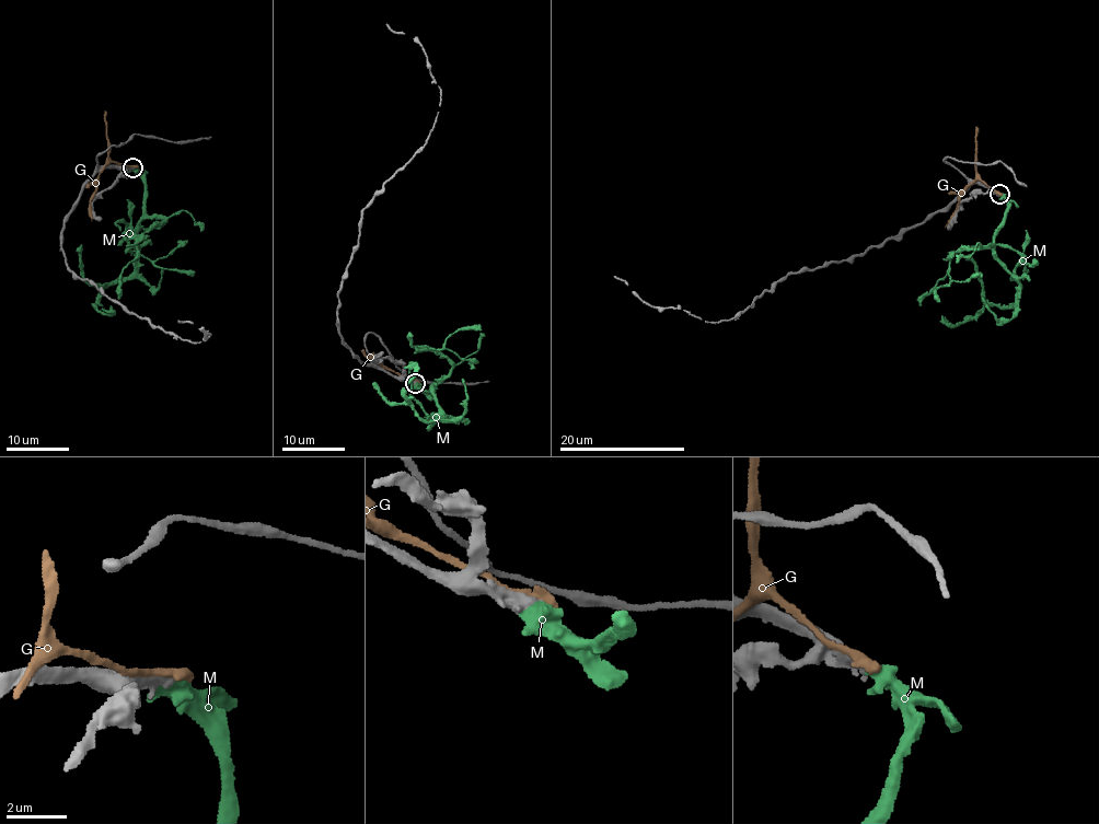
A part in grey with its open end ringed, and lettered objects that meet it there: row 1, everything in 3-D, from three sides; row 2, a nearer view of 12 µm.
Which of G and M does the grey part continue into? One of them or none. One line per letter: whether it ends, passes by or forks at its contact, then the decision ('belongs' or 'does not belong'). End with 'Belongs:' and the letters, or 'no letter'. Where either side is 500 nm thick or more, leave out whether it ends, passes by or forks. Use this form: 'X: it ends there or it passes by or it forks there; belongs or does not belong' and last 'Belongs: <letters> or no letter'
G: does not belong
M: belongs
Belongs: M

